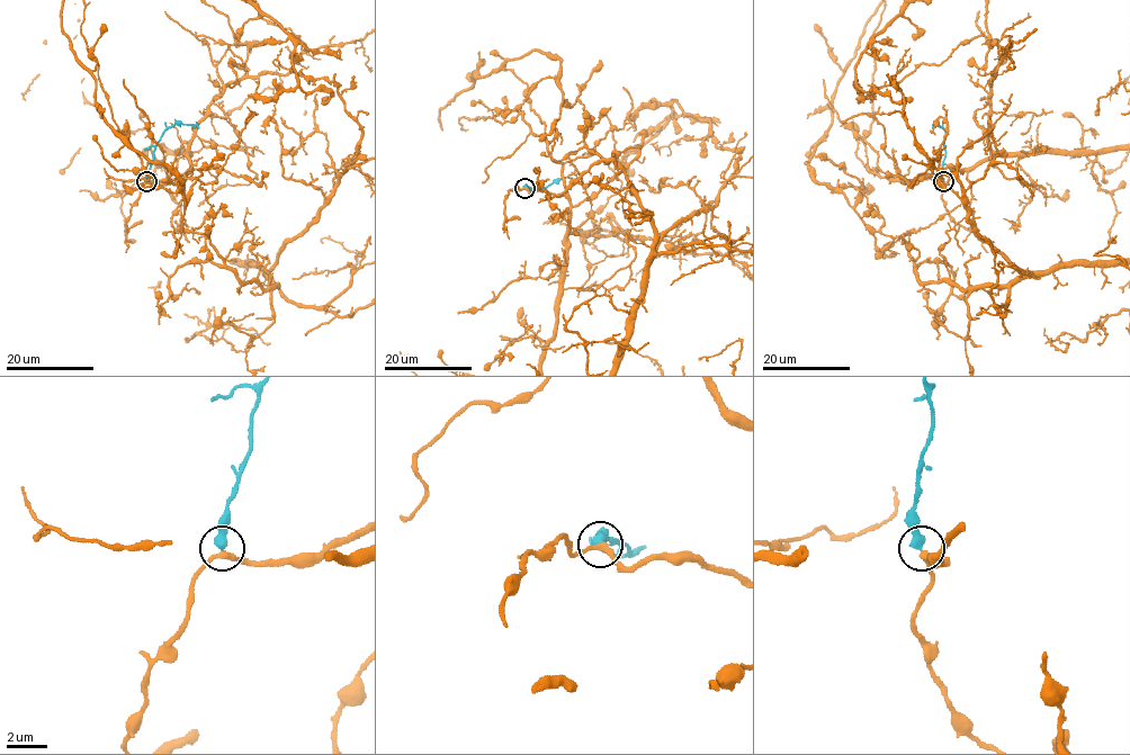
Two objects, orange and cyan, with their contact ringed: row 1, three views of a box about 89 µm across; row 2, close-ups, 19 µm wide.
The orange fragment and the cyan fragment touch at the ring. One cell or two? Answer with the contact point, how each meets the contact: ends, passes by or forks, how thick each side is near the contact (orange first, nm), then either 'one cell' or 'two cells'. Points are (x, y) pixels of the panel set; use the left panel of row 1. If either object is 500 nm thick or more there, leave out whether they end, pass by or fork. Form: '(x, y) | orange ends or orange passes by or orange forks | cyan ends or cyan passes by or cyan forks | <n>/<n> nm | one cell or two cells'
(146, 181) | orange passes by | cyan ends | 260/460 nm | one cell

